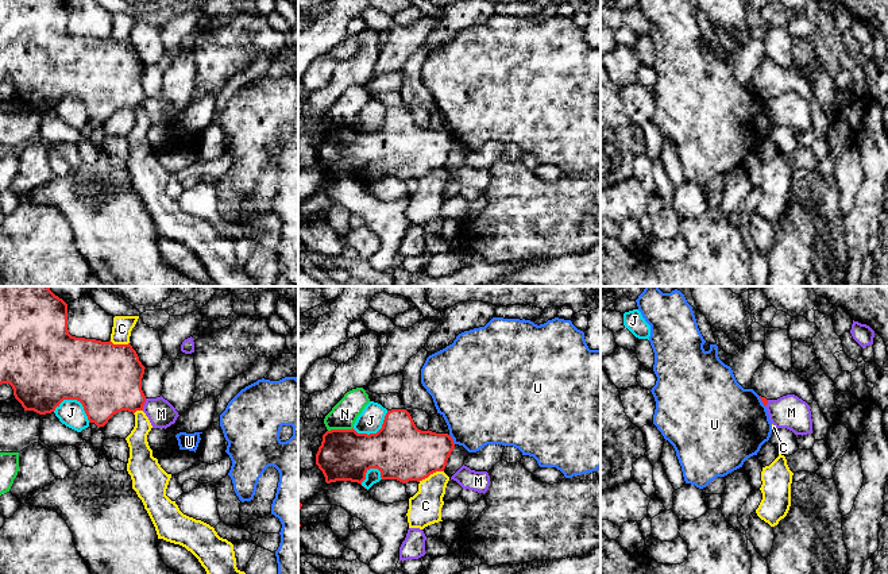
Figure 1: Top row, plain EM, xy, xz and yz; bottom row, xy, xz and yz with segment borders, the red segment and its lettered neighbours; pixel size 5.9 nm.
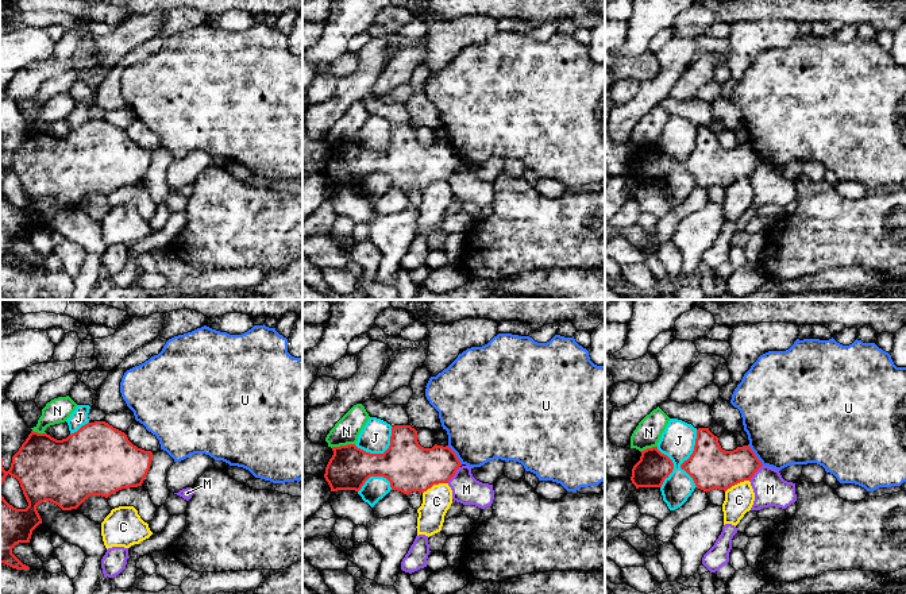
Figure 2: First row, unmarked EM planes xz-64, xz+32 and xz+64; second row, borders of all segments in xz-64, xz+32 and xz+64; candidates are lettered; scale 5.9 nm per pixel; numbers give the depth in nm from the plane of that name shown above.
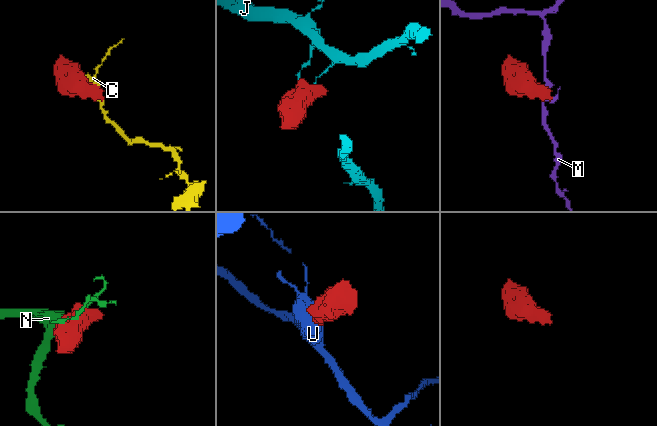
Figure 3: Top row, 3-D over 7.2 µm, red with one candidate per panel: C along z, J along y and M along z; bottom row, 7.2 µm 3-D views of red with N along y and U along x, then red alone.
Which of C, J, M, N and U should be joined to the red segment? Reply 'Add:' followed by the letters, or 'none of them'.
Add: none of them

